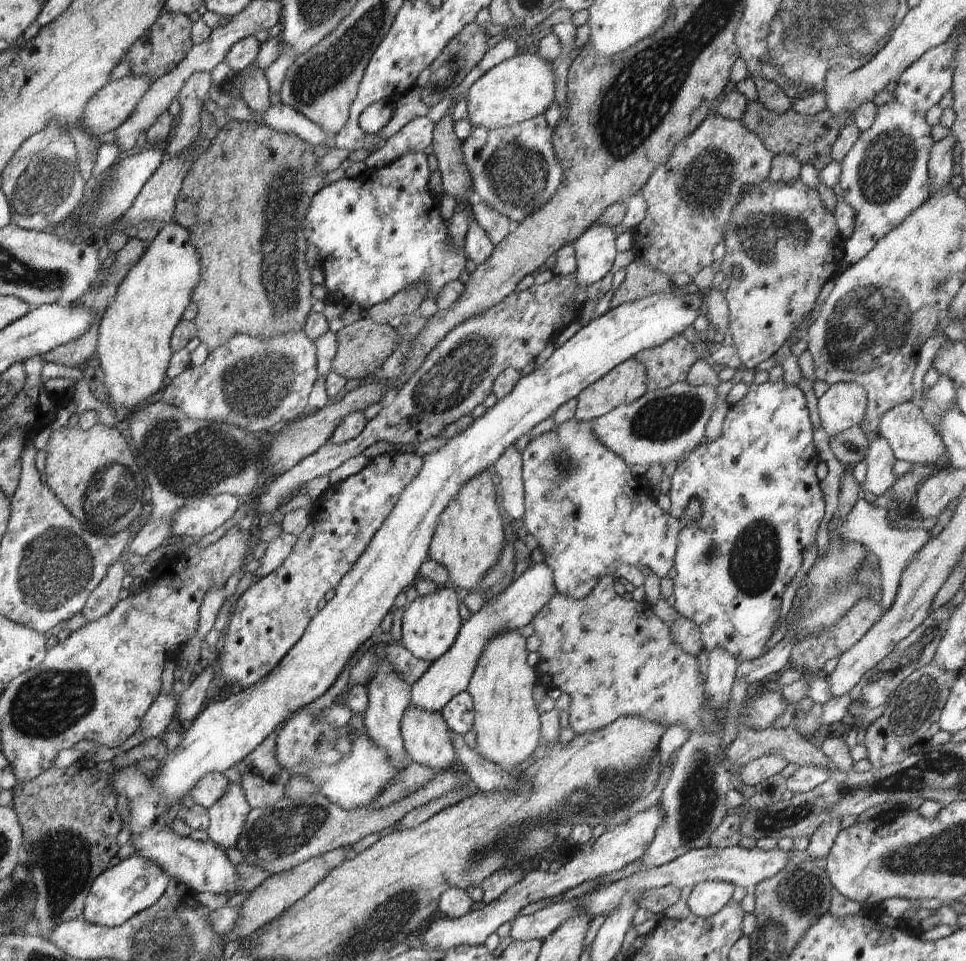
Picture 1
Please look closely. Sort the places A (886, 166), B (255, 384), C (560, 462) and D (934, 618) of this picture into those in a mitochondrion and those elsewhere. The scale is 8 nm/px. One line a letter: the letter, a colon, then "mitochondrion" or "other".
A: mitochondrion
B: mitochondrion
C: mitochondrion
D: other

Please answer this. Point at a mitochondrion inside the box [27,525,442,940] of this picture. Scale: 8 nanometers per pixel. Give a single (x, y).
(69, 874)

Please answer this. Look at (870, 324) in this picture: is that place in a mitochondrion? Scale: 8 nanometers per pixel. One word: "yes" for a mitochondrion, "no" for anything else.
yes

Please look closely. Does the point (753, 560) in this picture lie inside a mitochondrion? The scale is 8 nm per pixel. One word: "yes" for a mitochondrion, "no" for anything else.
yes

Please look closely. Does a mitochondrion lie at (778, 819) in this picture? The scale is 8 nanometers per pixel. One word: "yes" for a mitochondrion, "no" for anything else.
yes

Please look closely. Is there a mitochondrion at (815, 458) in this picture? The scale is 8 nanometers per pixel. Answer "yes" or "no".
no

